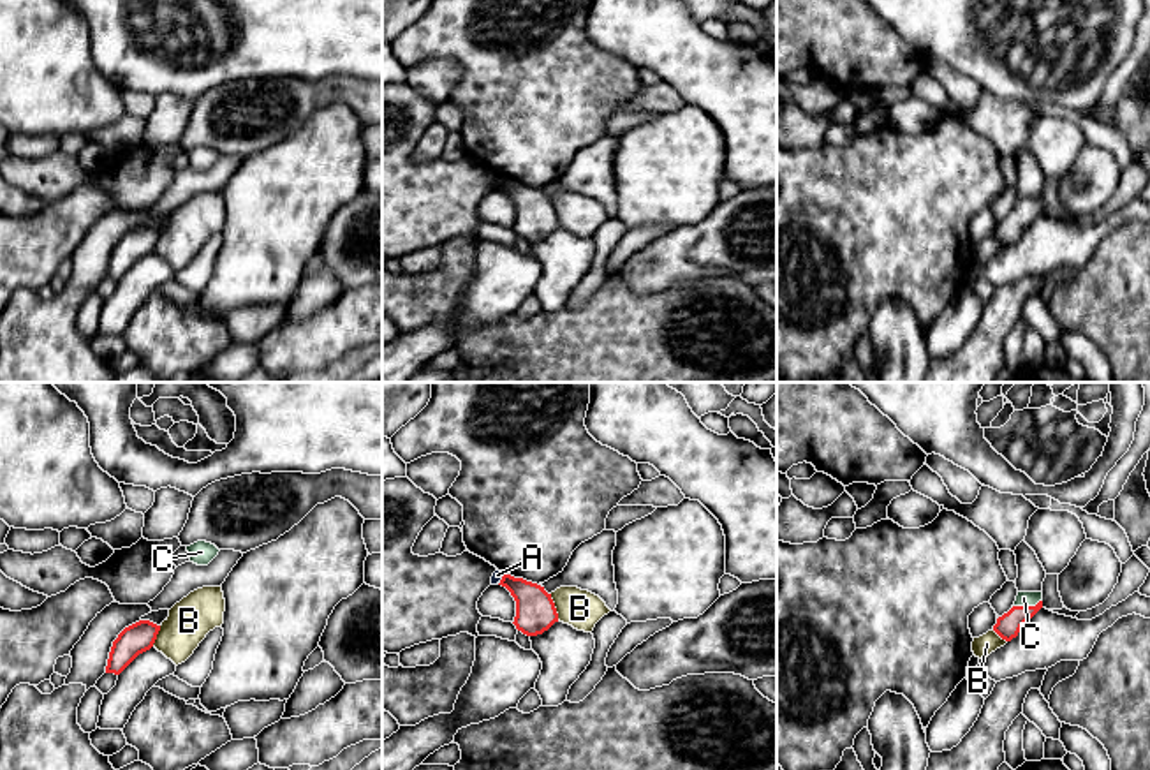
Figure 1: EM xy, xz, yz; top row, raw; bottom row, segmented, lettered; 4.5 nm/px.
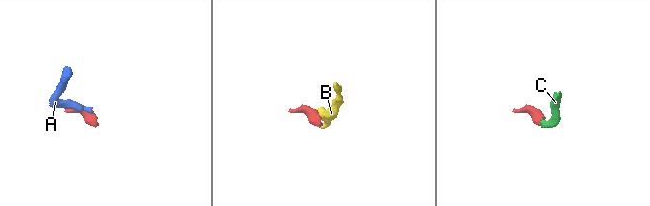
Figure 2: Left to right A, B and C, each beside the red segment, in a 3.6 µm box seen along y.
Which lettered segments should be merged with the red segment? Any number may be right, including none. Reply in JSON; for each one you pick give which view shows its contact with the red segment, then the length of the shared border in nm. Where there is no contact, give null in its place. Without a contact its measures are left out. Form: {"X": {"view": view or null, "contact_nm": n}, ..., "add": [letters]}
{"C": {"view": "yz", "contact_nm": 140}, "add": ["C"]}

